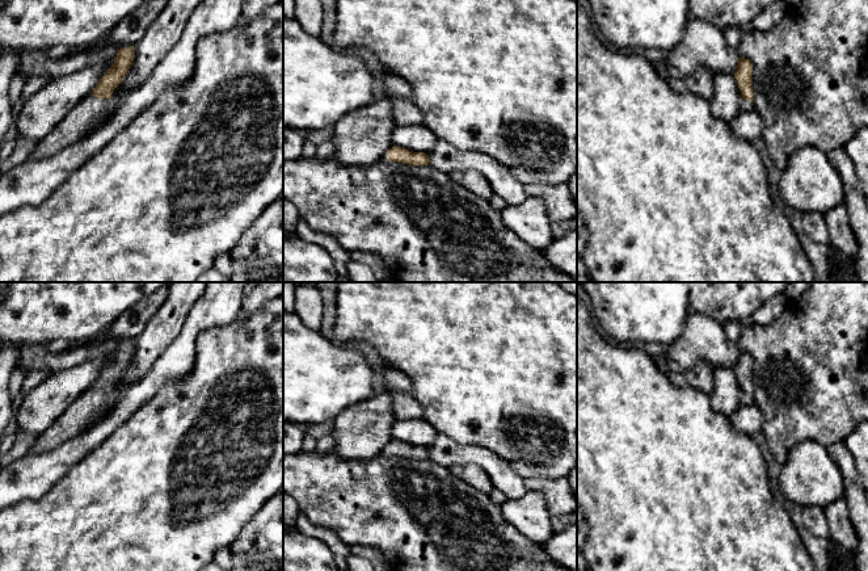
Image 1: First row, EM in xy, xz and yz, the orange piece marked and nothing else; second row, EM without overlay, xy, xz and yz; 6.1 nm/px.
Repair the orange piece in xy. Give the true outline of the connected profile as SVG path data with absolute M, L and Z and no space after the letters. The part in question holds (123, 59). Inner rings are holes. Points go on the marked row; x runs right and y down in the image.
M132 46L119 49L114 64L100 79L93 92L72 109L43 140L34 146L30 158L46 159L84 139L111 106L111 93L128 72L134 56Z

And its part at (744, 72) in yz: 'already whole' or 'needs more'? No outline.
needs more

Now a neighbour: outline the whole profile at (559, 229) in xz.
M577 217L564 222L551 222L551 232L555 239L564 236L573 230L577 230Z

